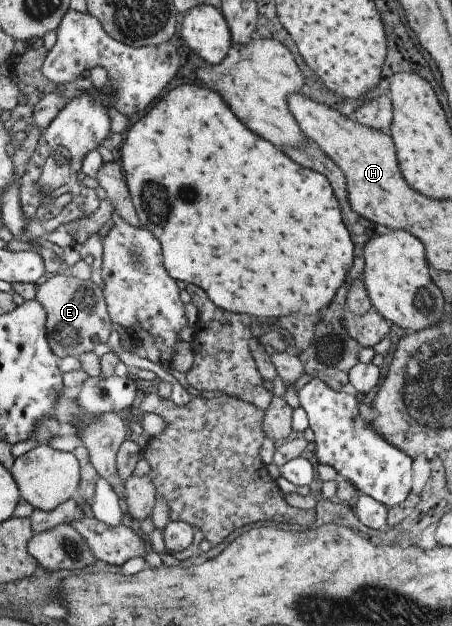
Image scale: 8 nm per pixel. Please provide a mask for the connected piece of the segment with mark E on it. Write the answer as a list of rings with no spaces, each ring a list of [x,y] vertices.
[[[57,274],[38,286],[34,299],[47,315],[45,321],[48,345],[59,359],[64,356],[77,358],[80,353],[92,351],[97,343],[104,343],[112,329],[105,299],[100,288],[91,280],[79,280],[68,274]]]

